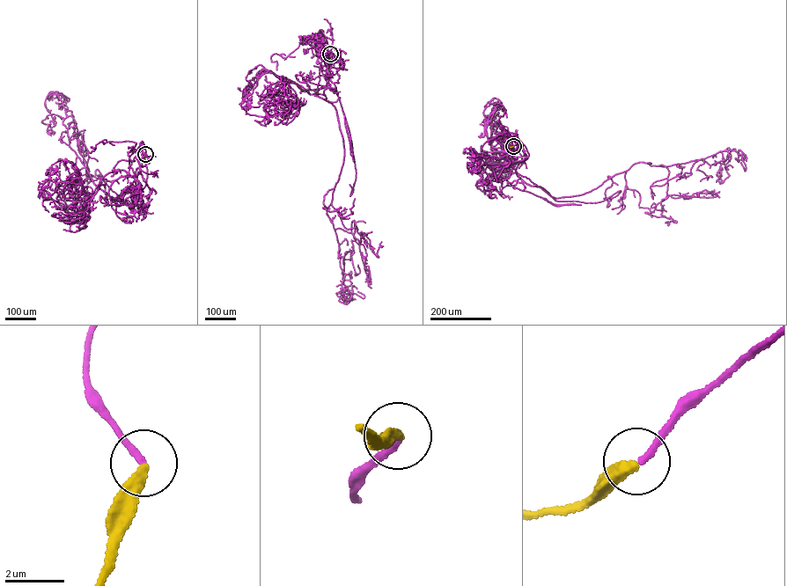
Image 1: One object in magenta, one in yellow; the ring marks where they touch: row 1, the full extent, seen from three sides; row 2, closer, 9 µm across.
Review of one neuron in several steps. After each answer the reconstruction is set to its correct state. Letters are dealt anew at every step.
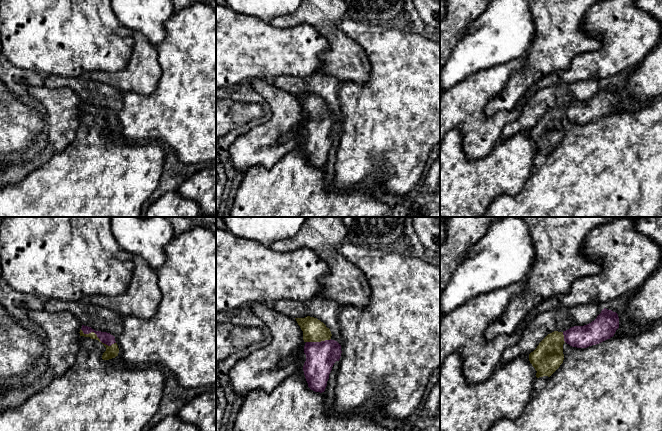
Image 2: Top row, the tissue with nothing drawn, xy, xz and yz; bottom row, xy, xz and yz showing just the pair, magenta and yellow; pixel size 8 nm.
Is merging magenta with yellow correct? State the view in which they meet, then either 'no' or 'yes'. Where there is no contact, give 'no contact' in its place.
xy | yes

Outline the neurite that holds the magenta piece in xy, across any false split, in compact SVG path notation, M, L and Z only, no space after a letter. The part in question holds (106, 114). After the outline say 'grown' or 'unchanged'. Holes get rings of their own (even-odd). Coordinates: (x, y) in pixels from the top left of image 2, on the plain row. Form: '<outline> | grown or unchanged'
M82 101L80 105L80 112L90 113L101 118L105 123L106 127L102 131L103 136L109 136L118 132L119 124L115 117L115 113L107 108L95 107L91 103Z | grown

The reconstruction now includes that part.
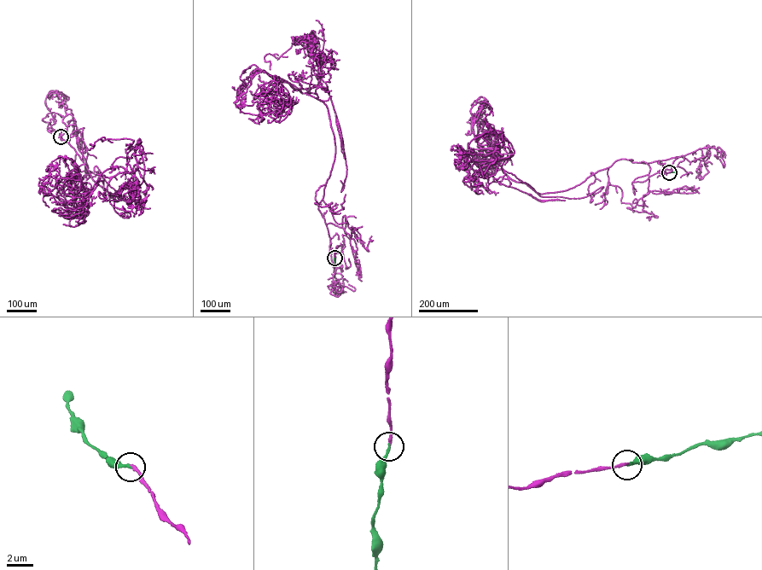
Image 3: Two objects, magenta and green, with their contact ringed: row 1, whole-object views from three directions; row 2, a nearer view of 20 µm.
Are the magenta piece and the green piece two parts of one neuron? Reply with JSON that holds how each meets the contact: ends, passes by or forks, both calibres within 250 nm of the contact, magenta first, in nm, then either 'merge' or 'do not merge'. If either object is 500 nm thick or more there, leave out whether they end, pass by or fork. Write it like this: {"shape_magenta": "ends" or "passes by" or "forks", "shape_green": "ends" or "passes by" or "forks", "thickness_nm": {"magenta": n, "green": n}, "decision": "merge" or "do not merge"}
{"shape_magenta": "ends", "shape_green": "ends", "thickness_nm": {"magenta": 240, "green": 200}, "decision": "merge"}

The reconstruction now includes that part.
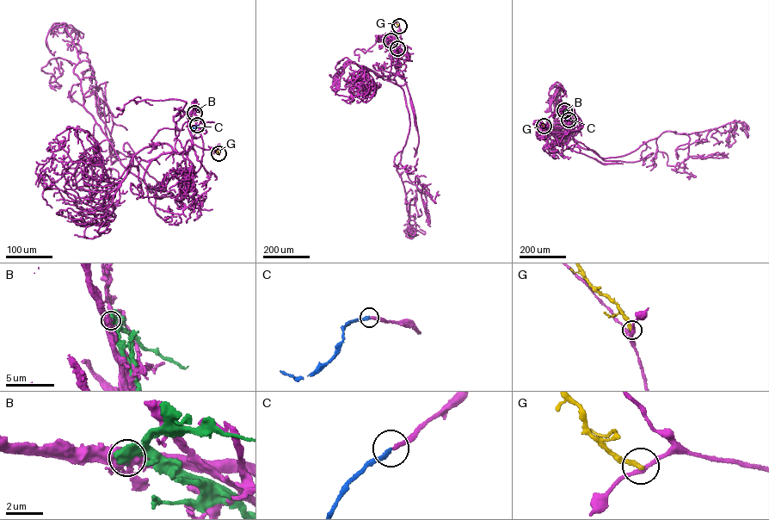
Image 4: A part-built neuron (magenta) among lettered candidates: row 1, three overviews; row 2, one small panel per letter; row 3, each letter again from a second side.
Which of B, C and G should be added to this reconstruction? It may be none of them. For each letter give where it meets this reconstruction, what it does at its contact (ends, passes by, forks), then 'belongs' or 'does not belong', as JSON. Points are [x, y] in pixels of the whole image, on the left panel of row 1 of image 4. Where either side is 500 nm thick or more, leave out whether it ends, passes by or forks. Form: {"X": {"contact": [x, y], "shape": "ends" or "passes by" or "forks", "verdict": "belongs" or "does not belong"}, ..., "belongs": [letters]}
{"B": {"contact": [194, 113], "verdict": "does not belong"}, "C": {"contact": [197, 125], "shape": "ends", "verdict": "belongs"}, "G": {"contact": [218, 153], "shape": "ends", "verdict": "does not belong"}, "belongs": ["C"]}

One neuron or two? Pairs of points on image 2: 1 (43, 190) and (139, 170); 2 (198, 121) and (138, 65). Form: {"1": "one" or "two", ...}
{"1": "one", "2": "two"}

